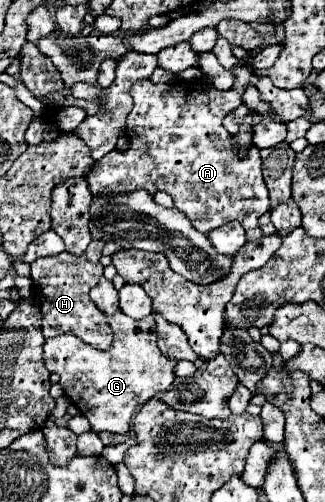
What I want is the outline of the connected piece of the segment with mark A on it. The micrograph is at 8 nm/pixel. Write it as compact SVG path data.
M242 66L234 76L236 84L226 92L202 82L134 82L130 90L134 108L126 122L130 148L126 152L112 150L102 160L94 162L88 174L92 194L130 192L138 188L154 194L164 190L200 232L208 234L230 220L238 220L246 230L248 242L260 240L262 230L258 218L270 210L266 184L262 180L260 150L252 146L244 160L238 158L230 134L222 126L224 116L242 104L242 94L252 76L252 68Z

